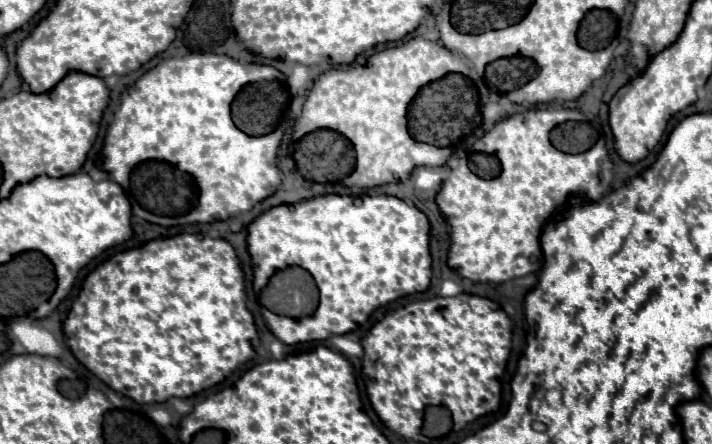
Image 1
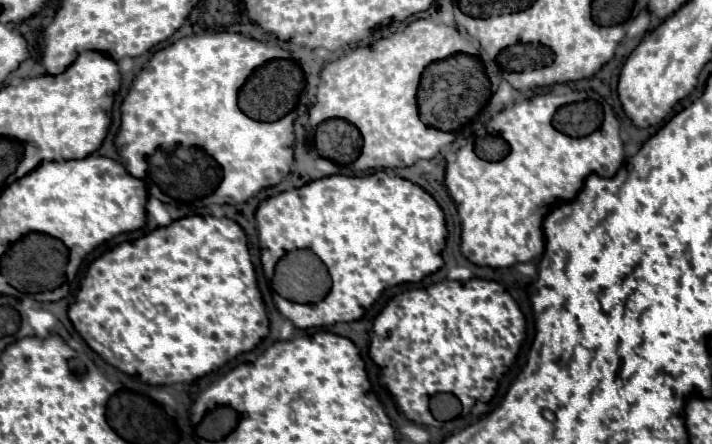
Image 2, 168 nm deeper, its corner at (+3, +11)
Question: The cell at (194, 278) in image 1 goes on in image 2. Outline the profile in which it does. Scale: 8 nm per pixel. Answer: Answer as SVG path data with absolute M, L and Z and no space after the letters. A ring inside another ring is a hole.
M199 215L177 219L167 227L157 227L155 231L143 235L141 239L131 241L131 243L121 243L115 249L103 253L99 259L95 259L89 265L87 275L81 281L81 287L77 291L77 297L69 307L69 319L73 321L75 331L85 339L85 343L95 353L101 355L103 361L107 361L109 365L113 365L115 369L119 369L131 377L141 376L139 379L149 385L173 385L173 383L181 383L181 381L195 381L203 375L209 375L209 373L217 371L221 365L225 365L227 361L235 359L239 353L251 351L257 345L257 341L262 341L262 338L267 336L269 326L263 299L257 289L255 271L253 271L253 263L251 263L251 257L247 251L247 239L245 239L243 229L235 221L225 219L225 217L217 219L217 217L199 217Z

